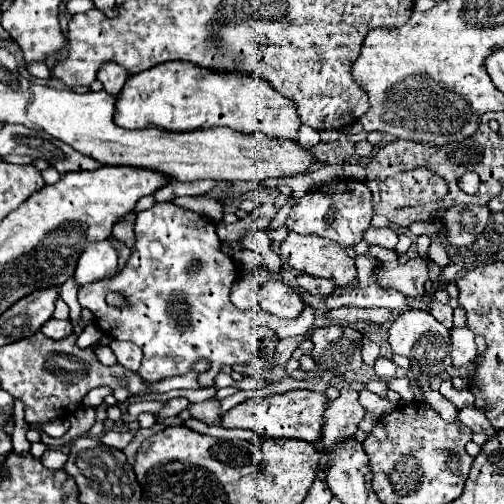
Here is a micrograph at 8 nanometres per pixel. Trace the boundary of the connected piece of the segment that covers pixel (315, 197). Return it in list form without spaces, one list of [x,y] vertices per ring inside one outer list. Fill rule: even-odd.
[[[342,178],[336,182],[334,190],[326,188],[316,188],[308,190],[302,198],[294,202],[290,208],[290,216],[286,220],[288,230],[294,230],[298,234],[316,234],[328,240],[338,242],[340,246],[354,246],[362,240],[362,232],[370,228],[372,220],[372,194],[362,180],[350,180]]]

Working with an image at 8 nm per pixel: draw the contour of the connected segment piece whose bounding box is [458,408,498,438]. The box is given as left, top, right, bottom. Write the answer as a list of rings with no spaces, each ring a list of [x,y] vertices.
[[[464,408],[464,410],[460,410],[458,418],[472,432],[484,432],[488,438],[492,438],[492,436],[498,434],[498,430],[492,428],[492,424],[486,420],[486,416],[478,408]]]

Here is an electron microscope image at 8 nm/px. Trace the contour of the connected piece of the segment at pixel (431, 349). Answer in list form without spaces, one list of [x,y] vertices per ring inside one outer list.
[[[408,310],[402,312],[388,330],[388,342],[392,346],[394,354],[406,356],[422,374],[428,376],[440,376],[448,366],[452,366],[450,360],[450,330],[442,326],[430,312],[426,310]]]

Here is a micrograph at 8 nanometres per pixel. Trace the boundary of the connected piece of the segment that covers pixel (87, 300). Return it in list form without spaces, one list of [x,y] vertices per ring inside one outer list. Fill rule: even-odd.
[[[156,202],[150,210],[138,212],[134,226],[134,246],[128,264],[114,278],[80,288],[78,300],[82,308],[92,310],[94,320],[102,332],[114,336],[116,340],[130,340],[142,348],[144,360],[138,372],[148,382],[158,382],[170,376],[182,376],[190,372],[198,360],[208,360],[210,368],[198,374],[198,382],[202,386],[210,386],[214,382],[214,376],[220,372],[222,364],[250,364],[252,360],[256,360],[256,352],[252,352],[252,348],[248,346],[250,326],[254,326],[254,314],[250,316],[248,312],[238,310],[230,302],[230,288],[236,280],[236,266],[230,256],[224,256],[218,250],[218,246],[220,240],[216,234],[216,226],[210,220],[172,202]],[[194,260],[200,260],[202,268],[196,276],[188,276],[186,270]],[[108,292],[126,294],[128,304],[124,308],[108,306],[104,300]]]

